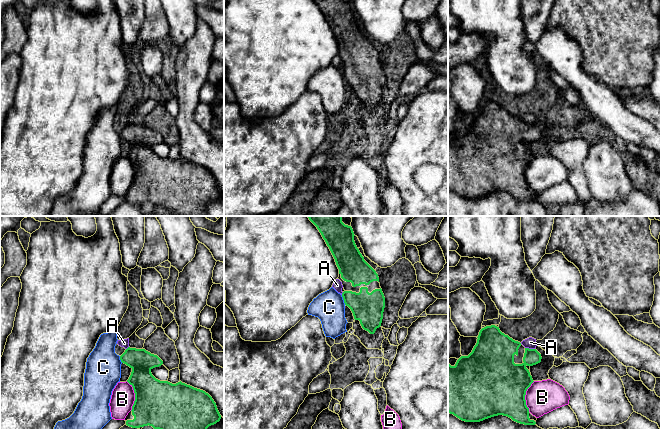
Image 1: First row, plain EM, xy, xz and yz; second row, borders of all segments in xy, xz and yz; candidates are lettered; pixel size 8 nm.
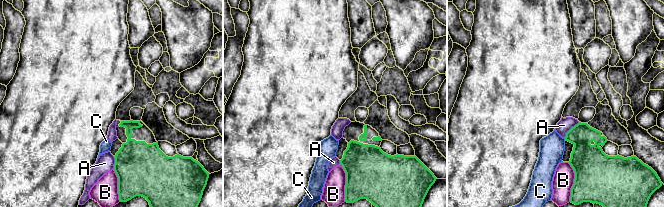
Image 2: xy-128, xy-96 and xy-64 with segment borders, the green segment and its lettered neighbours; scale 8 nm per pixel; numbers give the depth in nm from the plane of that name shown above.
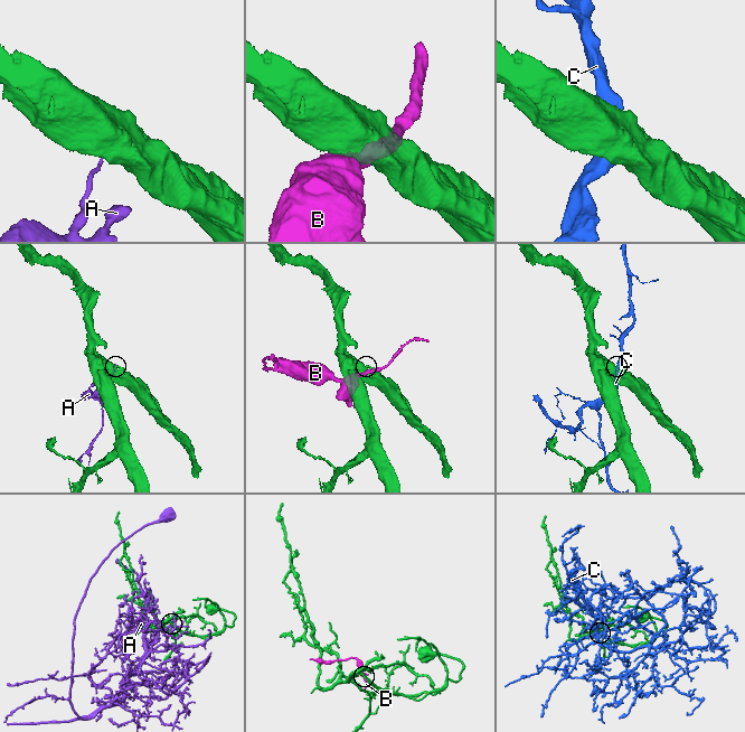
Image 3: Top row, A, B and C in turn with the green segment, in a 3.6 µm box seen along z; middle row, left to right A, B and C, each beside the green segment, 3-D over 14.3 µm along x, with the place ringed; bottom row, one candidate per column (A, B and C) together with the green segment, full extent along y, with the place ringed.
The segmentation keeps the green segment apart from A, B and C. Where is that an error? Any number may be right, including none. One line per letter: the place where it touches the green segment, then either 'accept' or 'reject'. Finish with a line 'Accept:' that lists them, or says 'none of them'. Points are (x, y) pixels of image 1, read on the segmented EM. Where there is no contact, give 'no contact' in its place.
A: yz (530, 349) | reject
B: xy (135, 396) | reject
C: xz (343, 299) | reject
Accept: none of them

